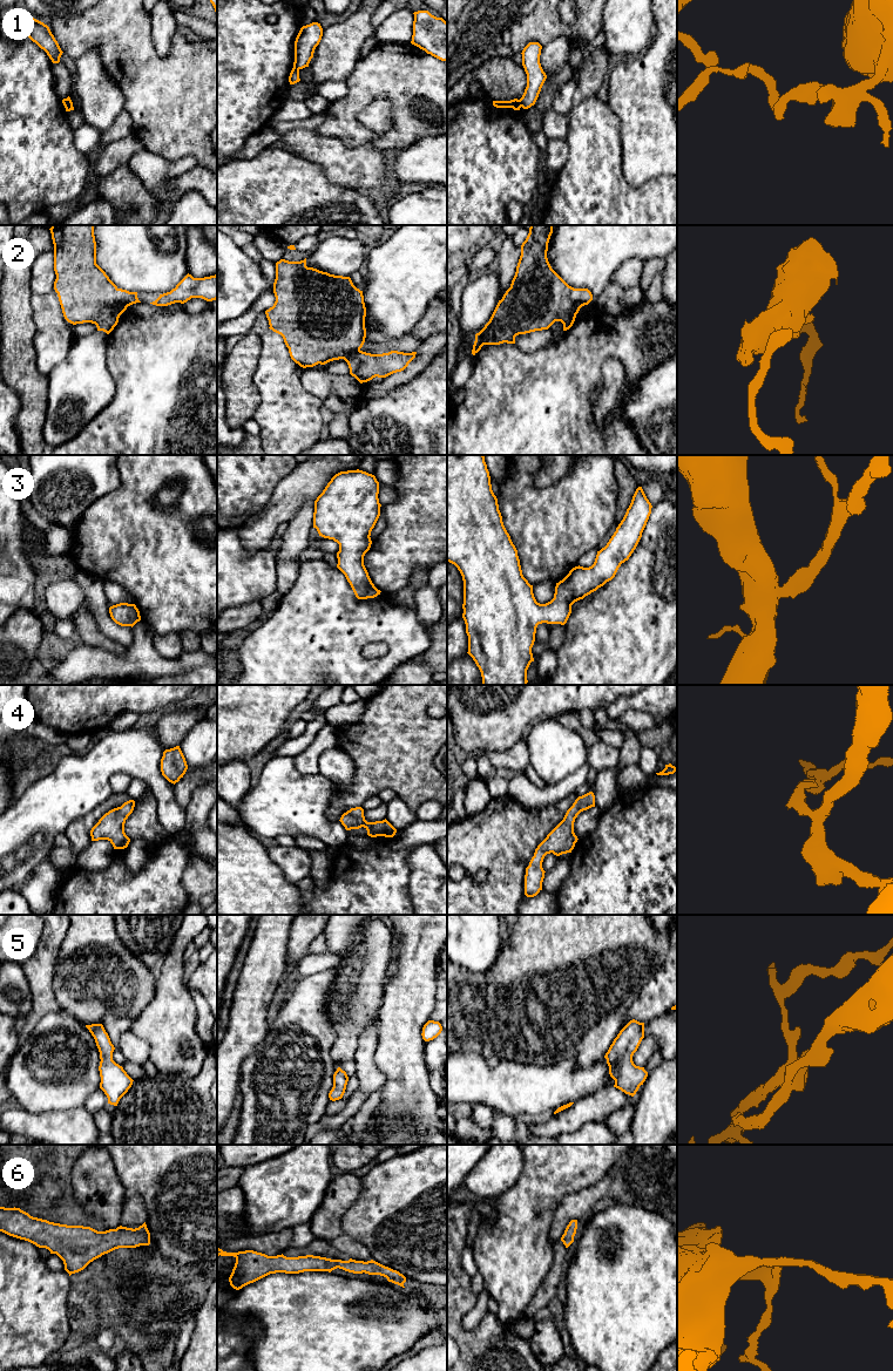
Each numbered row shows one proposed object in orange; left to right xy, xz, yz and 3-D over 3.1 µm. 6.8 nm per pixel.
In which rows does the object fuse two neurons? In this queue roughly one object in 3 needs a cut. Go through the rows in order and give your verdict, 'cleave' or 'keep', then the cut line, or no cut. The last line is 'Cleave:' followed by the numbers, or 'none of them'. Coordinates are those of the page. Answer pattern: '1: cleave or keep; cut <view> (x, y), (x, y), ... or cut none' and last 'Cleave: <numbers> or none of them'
1: cleave; cut yz (519, 100), (521, 106)
2: keep; cut none
3: keep; cut none
4: keep; cut none
5: keep; cut none
6: keep; cut none
Cleave: 1

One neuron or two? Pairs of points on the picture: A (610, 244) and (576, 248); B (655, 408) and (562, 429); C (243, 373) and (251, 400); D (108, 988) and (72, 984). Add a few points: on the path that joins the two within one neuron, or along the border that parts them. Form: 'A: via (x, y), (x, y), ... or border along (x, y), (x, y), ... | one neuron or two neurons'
A: via (602, 244), (588, 244), (584, 248) | one neuron
B: border along (616, 404), (638, 439) | two neurons
C: via (243, 380), (244, 393) | one neuron
D: via (99, 984), (81, 984) | one neuron

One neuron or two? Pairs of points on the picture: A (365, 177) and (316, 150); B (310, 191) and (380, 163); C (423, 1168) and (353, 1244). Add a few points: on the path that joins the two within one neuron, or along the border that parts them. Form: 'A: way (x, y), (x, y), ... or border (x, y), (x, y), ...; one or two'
A: way (353, 168), (342, 165), (327, 153); one
B: border (312, 163), (316, 163), (331, 182), (358, 190); two
C: border (343, 1232), (358, 1240), (372, 1258); two

